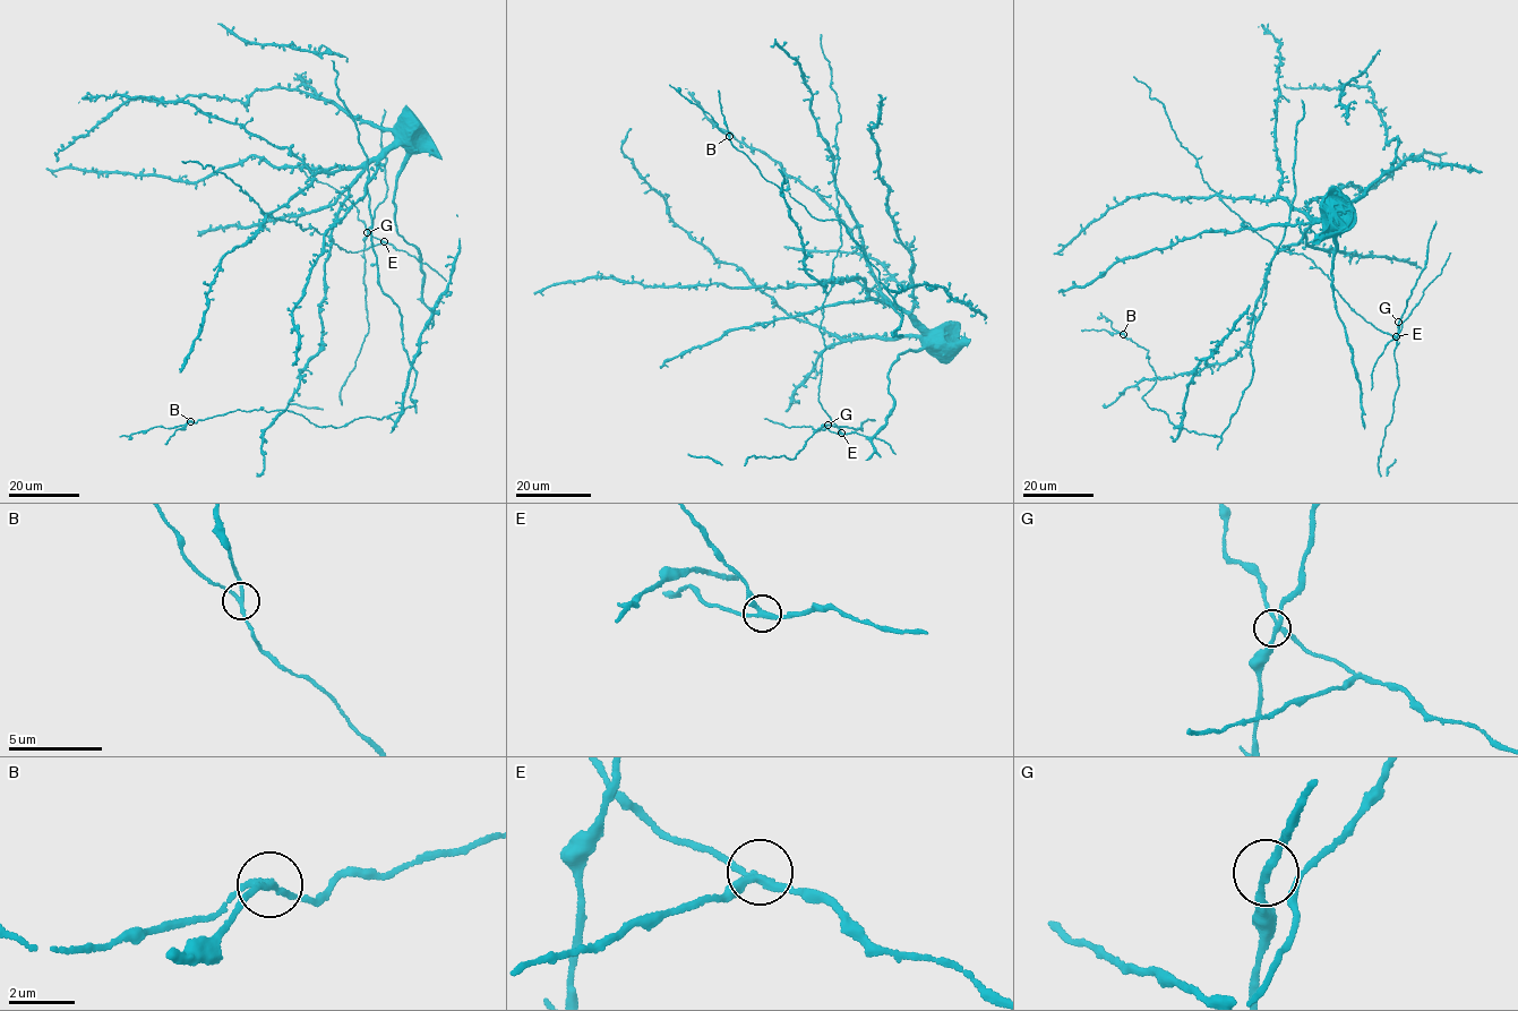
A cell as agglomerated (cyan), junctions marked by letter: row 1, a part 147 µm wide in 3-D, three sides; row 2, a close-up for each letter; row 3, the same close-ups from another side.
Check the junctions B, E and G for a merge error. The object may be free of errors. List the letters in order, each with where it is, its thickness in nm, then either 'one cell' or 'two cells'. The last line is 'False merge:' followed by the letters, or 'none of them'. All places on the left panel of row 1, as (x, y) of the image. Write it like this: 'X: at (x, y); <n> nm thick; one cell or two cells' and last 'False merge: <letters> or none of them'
B: at (190, 421); 170 nm thick; two cells
E: at (384, 241); 240 nm thick; one cell
G: at (367, 232); 170 nm thick; one cell
False merge: B

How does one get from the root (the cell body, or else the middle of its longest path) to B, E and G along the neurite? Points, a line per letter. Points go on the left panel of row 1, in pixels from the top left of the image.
B: (405, 134), (379, 159), (367, 190), (378, 280), (400, 309), (414, 404), (336, 428), (281, 409), (190, 421)
E: (405, 134), (358, 166), (316, 174), (271, 214), (302, 230), (310, 223), (348, 251), (384, 241)
G: (405, 134), (358, 166), (316, 174), (271, 214), (302, 230), (310, 223), (348, 251), (383, 242), (367, 232)

